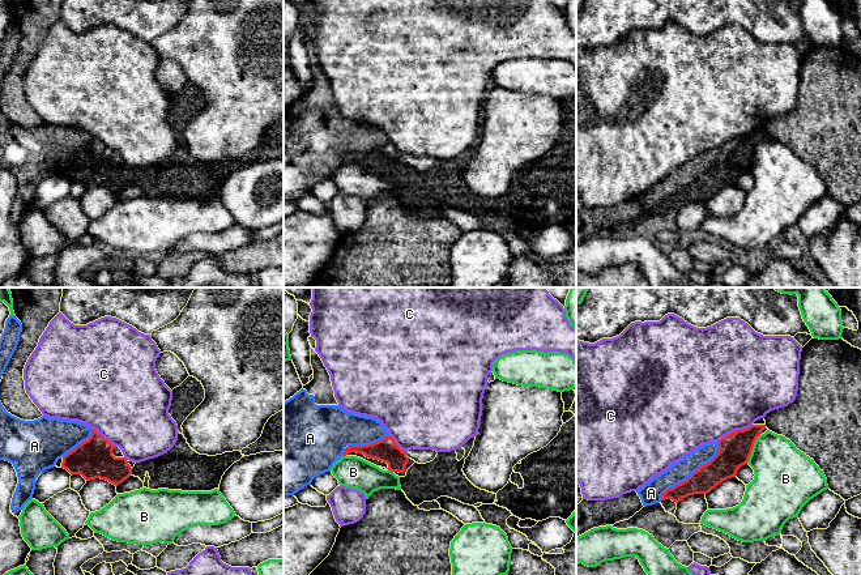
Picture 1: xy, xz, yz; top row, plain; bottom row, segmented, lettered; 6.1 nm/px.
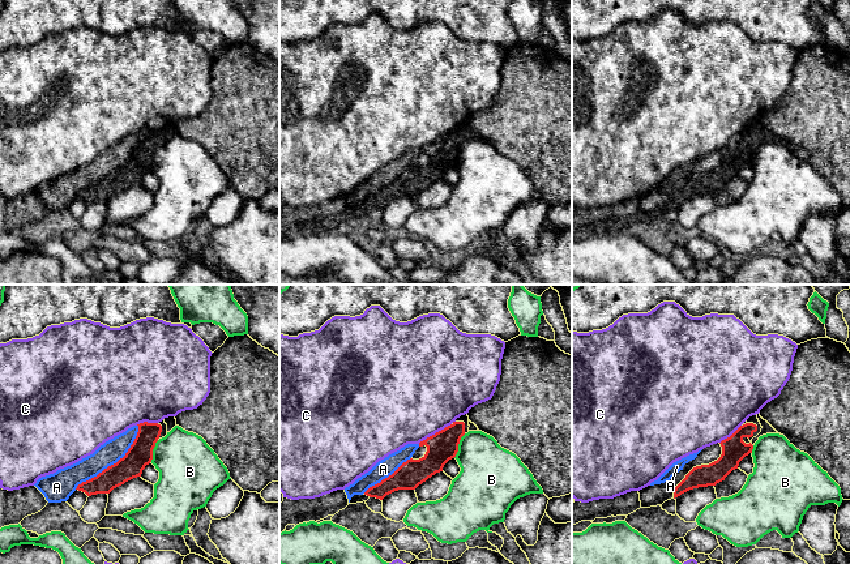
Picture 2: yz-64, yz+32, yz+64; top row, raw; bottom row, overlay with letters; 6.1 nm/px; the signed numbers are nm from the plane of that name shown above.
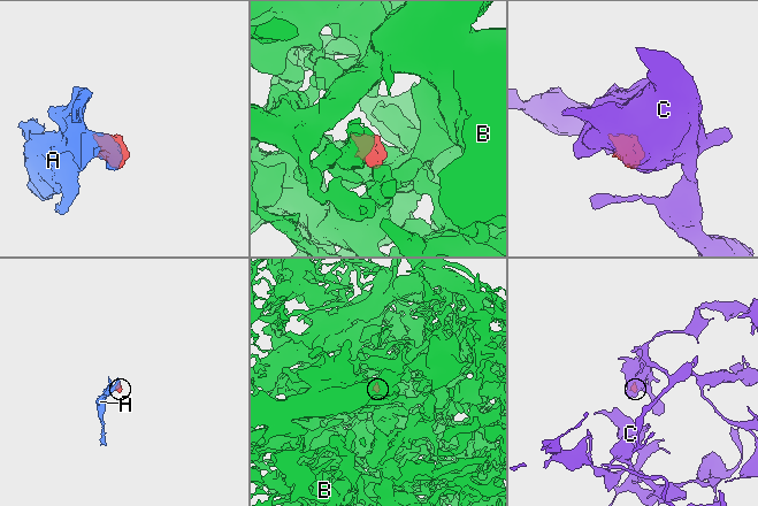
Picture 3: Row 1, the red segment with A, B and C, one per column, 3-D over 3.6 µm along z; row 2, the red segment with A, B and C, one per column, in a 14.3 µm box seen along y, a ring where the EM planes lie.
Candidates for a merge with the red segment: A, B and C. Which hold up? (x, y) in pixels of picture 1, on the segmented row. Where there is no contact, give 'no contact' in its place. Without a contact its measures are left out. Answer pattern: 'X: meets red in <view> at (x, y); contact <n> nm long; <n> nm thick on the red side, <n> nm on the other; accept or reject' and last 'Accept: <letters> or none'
A: meets red in yz at (694, 472); contact 500 nm long; 180 nm thick on the red side, 120 nm on the other; accept
B: meets red in yz at (751, 448); contact 200 nm long; 200 nm thick on the red side, 360 nm on the other; reject
C: meets red in yz at (734, 431); contact 240 nm long; 200 nm thick on the red side, 500 nm on the other; reject
Accept: A

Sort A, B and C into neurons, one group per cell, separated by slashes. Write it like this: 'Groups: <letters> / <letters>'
Groups: A / B / C

